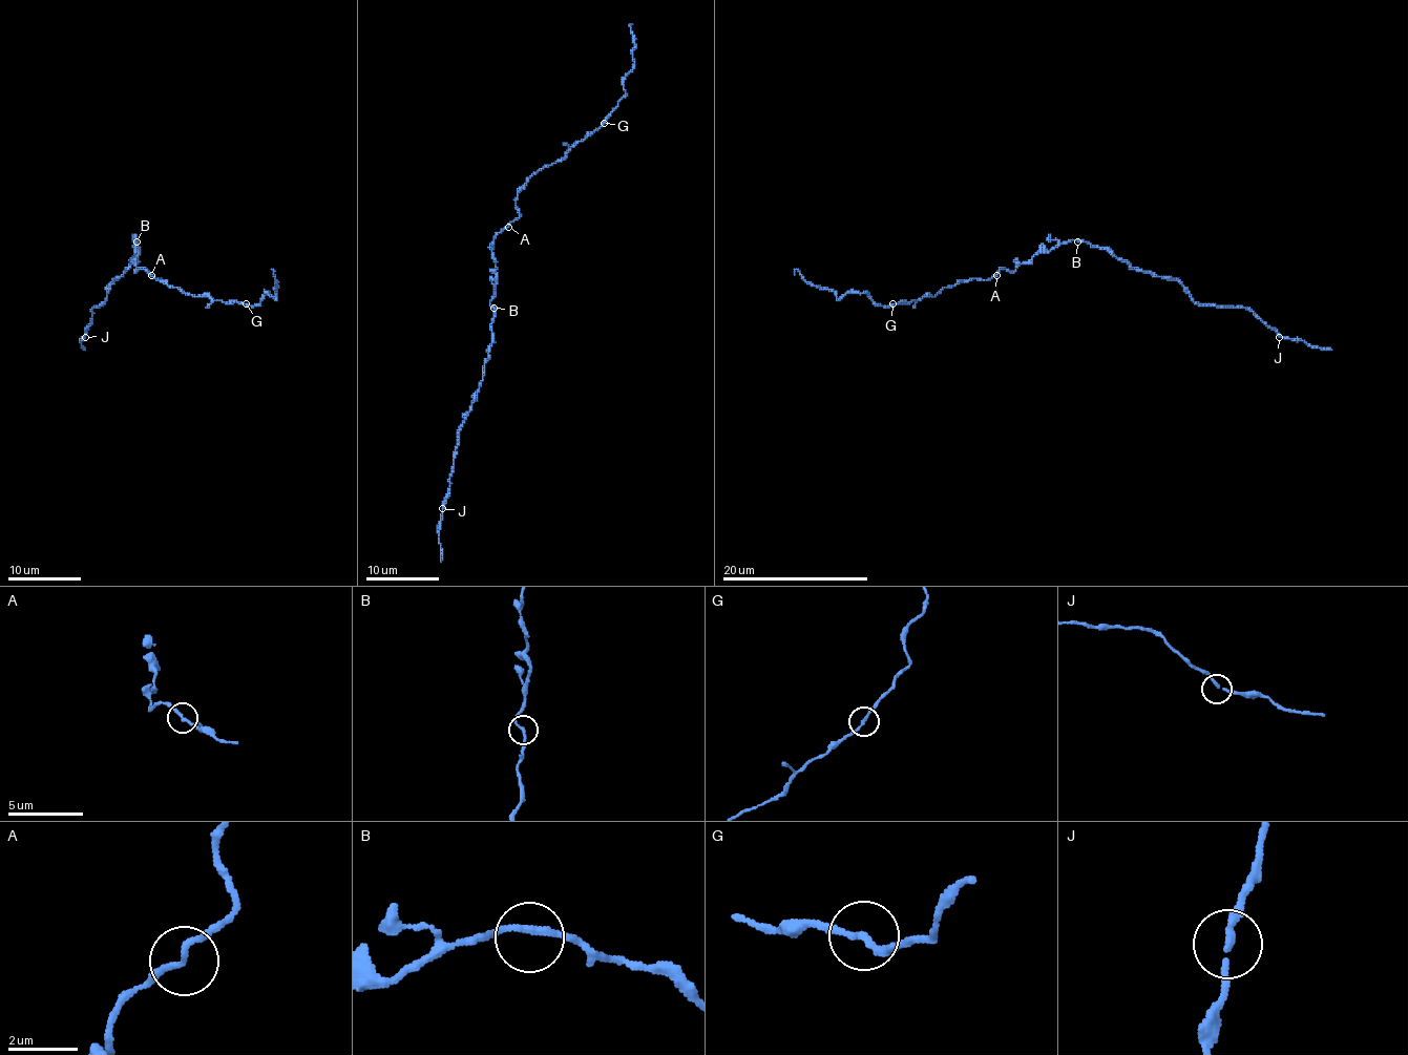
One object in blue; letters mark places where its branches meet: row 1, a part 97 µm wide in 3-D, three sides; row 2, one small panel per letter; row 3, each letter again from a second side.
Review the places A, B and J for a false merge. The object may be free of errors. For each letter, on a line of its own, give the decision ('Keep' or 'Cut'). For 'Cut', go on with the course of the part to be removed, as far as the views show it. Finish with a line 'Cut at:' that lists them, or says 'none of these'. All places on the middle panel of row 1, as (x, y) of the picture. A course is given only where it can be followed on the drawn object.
A: Keep
B: Keep
J: Keep
Cut at: none of these

